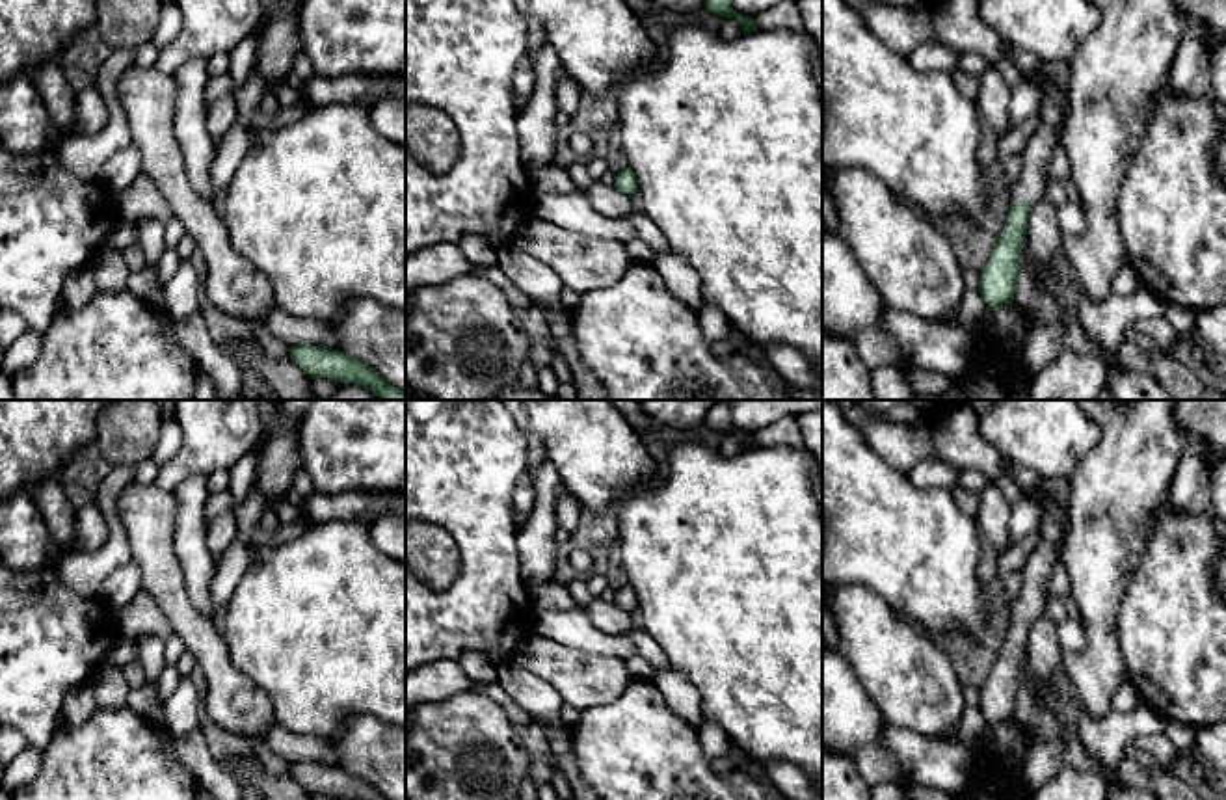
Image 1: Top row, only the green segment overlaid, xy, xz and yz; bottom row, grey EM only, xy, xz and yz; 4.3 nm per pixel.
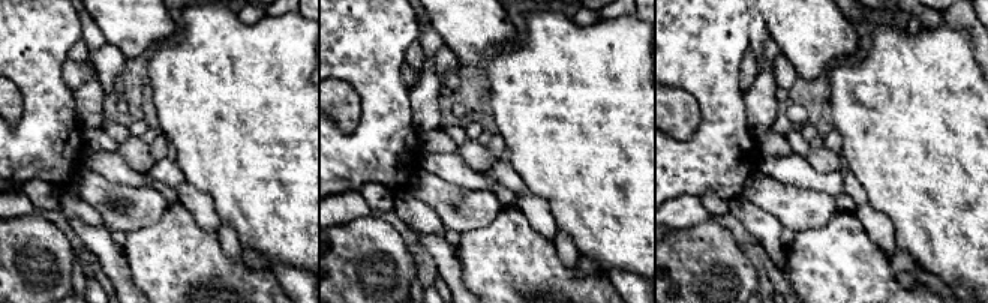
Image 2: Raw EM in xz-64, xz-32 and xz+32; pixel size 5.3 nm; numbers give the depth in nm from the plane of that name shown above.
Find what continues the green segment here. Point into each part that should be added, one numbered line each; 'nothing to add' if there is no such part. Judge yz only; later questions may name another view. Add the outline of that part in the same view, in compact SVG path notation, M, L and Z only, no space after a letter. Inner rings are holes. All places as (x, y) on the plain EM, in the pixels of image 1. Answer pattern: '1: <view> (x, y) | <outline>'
1: yz (957, 440) | M962 404L943 415L932 426L934 454L958 471L979 471L990 482L995 482L1006 471L1023 495L1040 502L1042 515L1036 528L1040 541L1021 569L1021 592L1008 612L1010 620L1033 623L1042 614L1046 597L1051 593L1049 579L1055 562L1062 554L1066 527L1055 499L1042 487L1042 476L1005 460L993 445L980 437L977 424L979 415L969 404Z

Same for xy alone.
nothing to add

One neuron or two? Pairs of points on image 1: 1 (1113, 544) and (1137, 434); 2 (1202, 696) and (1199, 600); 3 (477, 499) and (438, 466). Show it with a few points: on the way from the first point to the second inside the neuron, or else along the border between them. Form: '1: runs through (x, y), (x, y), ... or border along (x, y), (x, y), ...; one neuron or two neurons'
1: runs through (1113, 516), (1115, 495), (1135, 462); one neuron
2: runs through (1202, 672), (1197, 665), (1197, 624); one neuron
3: runs through (467, 490), (447, 469); one neuron

